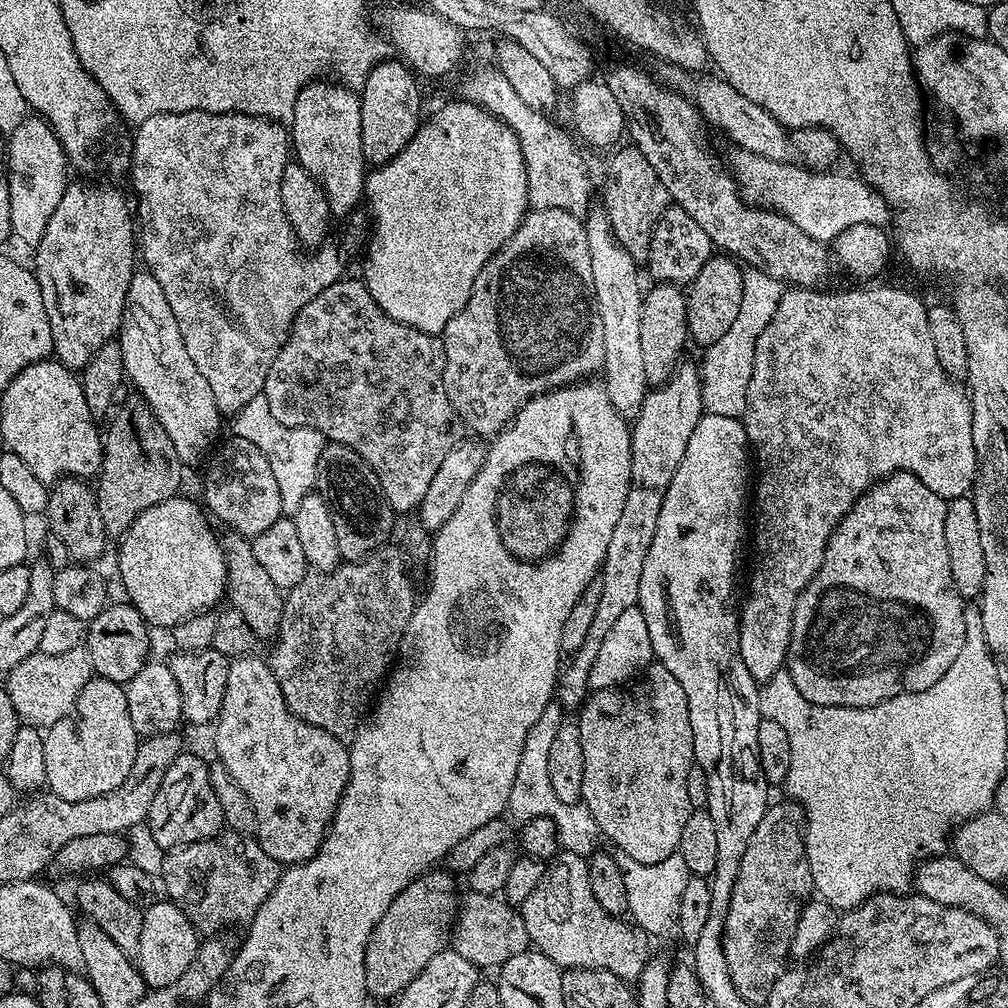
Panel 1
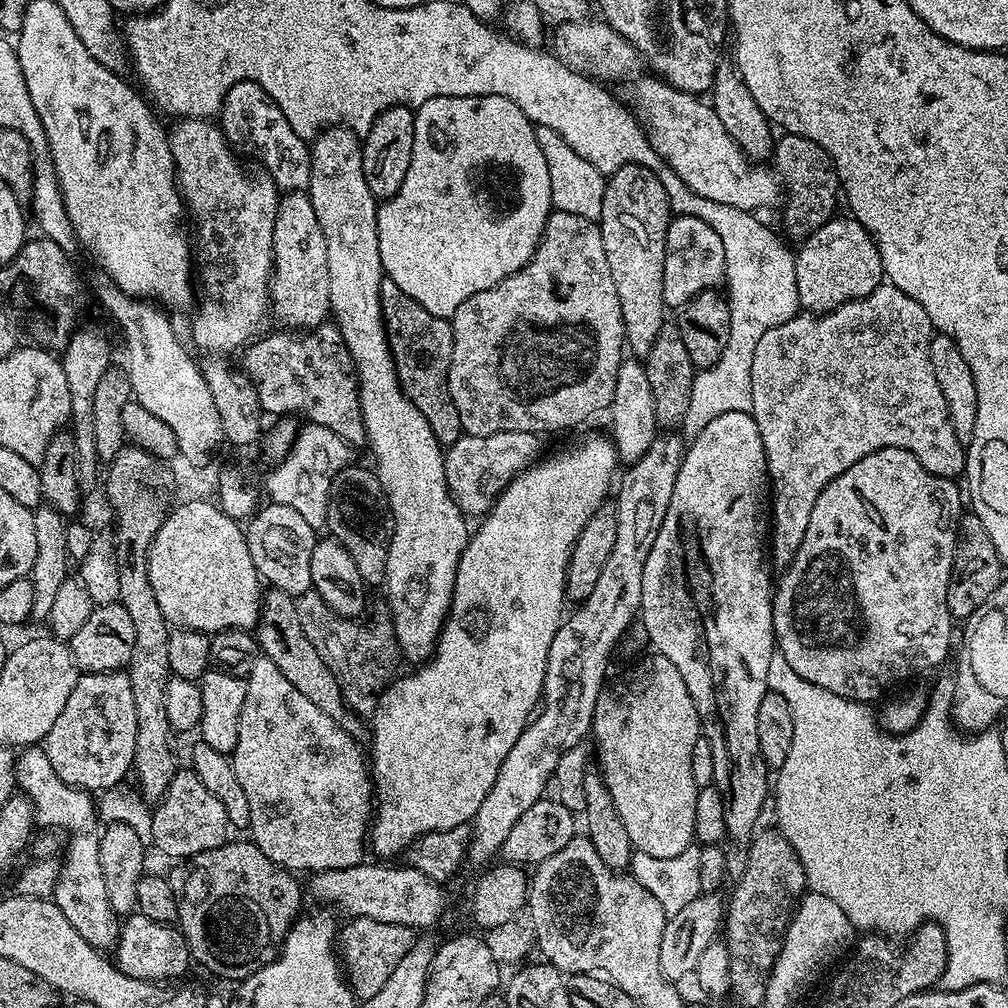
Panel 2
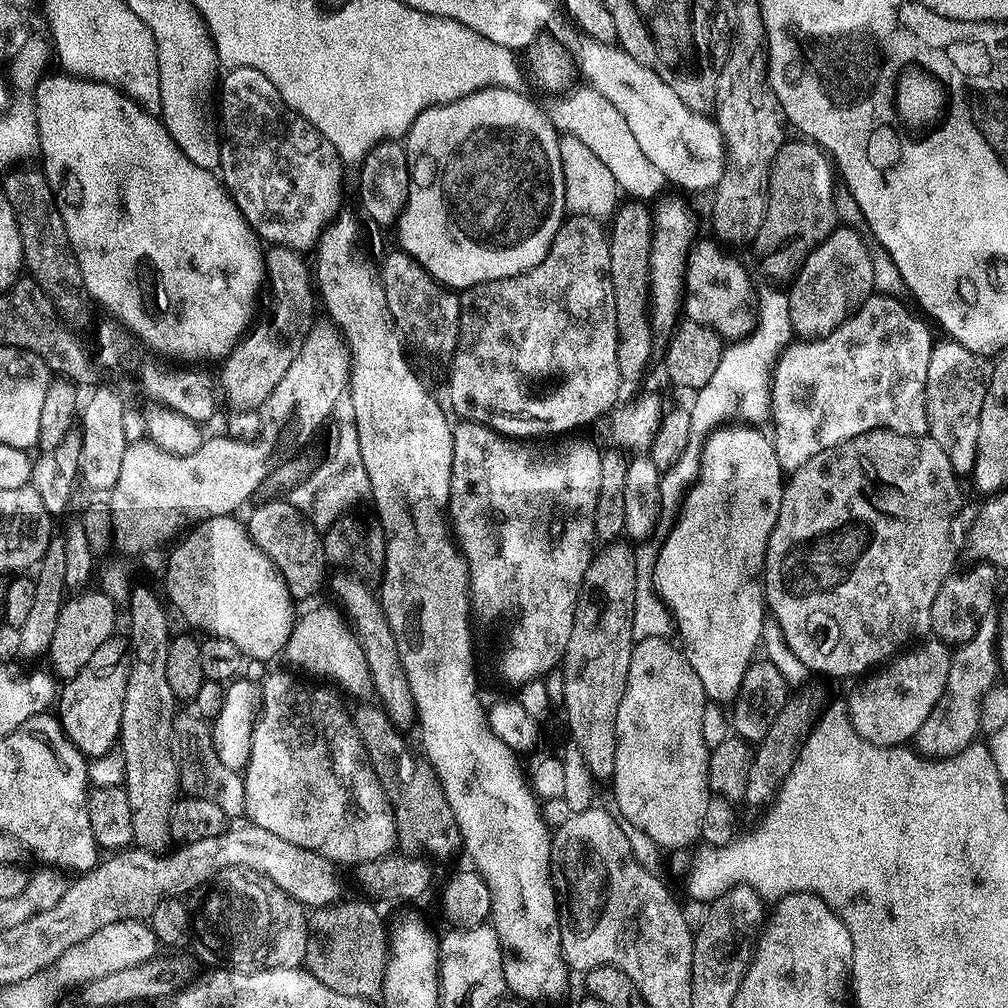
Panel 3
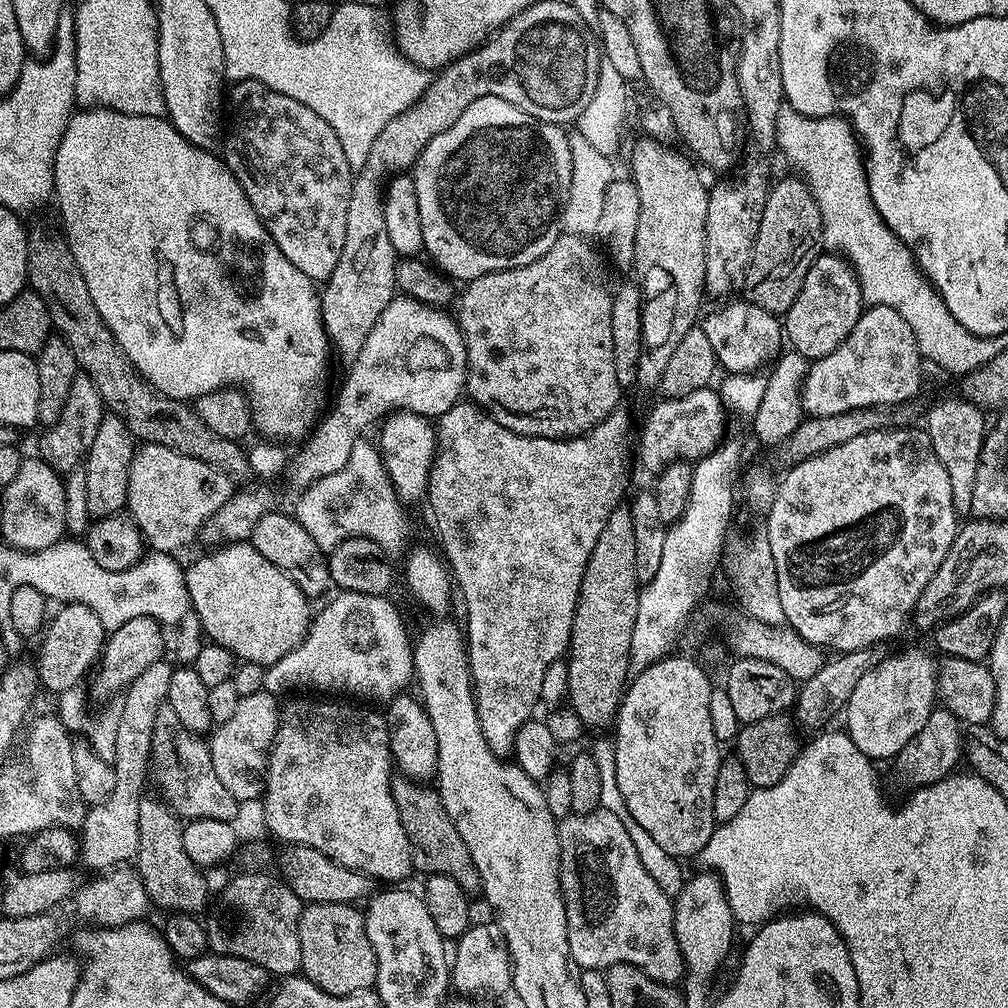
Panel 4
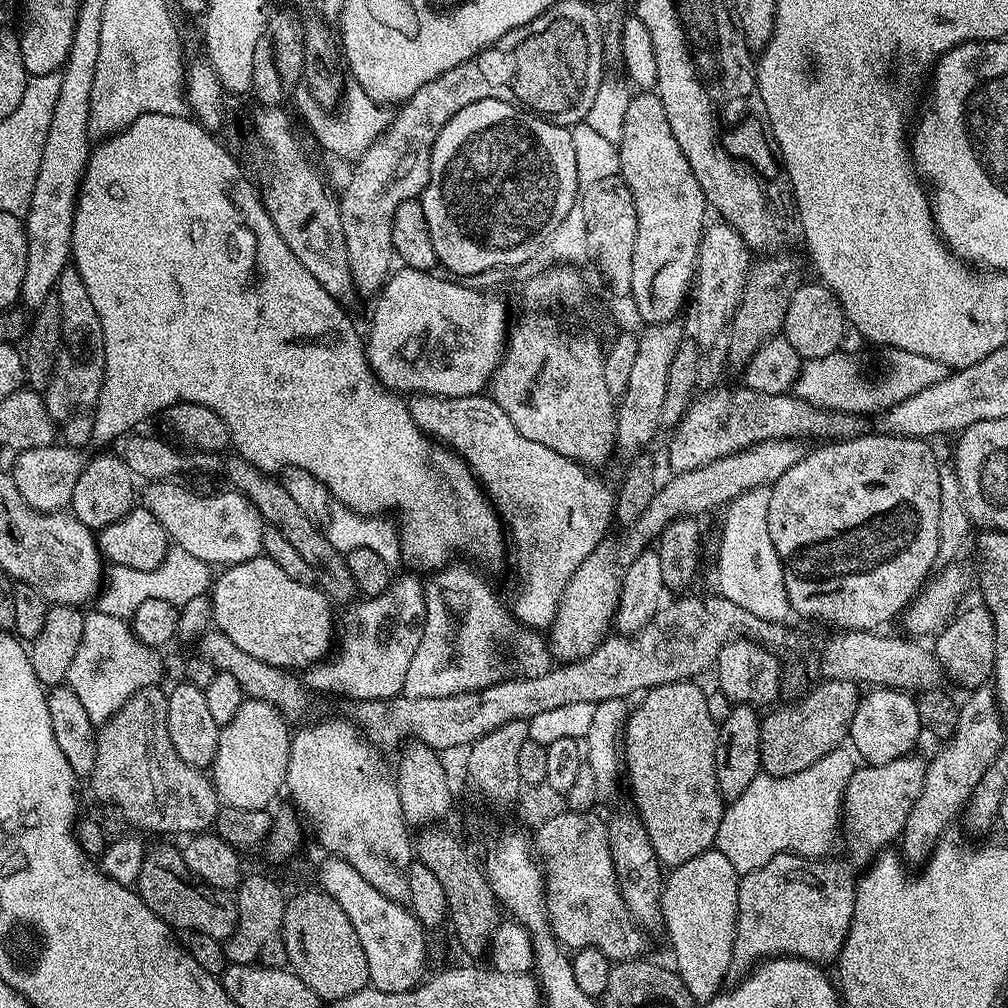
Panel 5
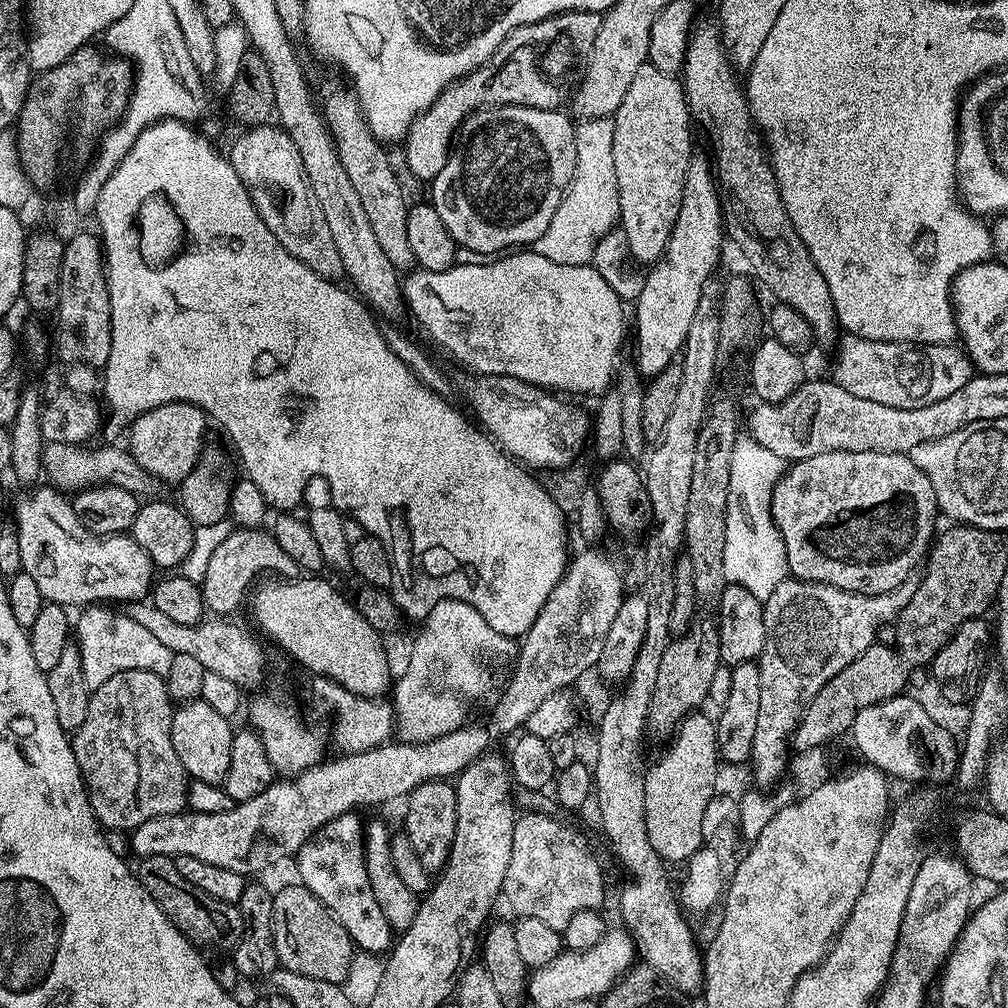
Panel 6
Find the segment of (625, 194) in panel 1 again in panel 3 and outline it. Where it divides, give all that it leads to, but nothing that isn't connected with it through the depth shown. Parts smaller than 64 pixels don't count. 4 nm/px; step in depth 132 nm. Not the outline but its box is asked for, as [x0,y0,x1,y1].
[610,198,655,386]

